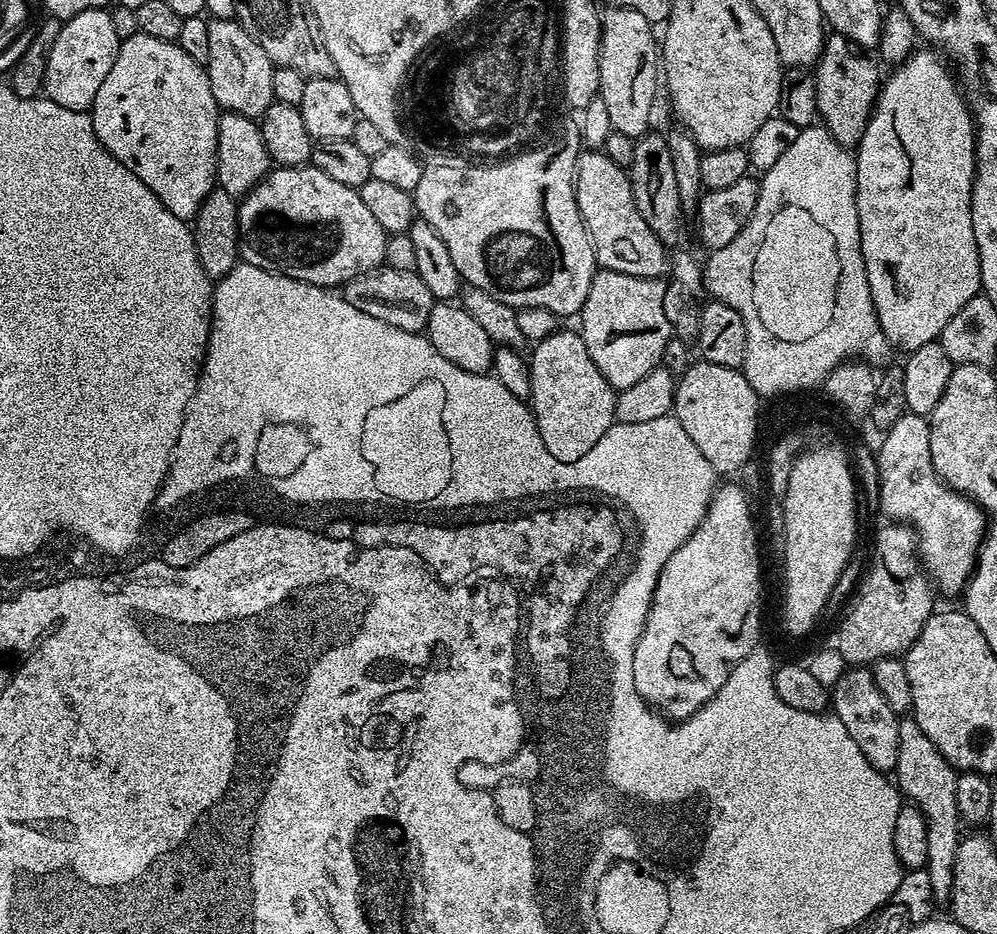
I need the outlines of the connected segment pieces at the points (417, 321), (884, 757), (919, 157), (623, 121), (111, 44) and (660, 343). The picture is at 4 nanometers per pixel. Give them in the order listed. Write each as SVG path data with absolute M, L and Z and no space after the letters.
M381 266L373 272L364 272L343 285L342 295L350 306L394 326L398 330L423 333L428 327L428 309L433 303L430 290L426 290L426 282L418 278L418 274L406 270L394 270Z
M852 666L844 672L836 680L836 685L830 688L830 708L831 711L842 722L842 726L846 726L846 734L850 734L850 738L854 738L854 742L858 745L858 750L862 750L862 758L866 758L866 762L870 762L870 766L874 766L879 772L888 774L893 771L898 762L898 734L900 733L901 717L890 706L890 702L886 702L886 698L882 698L882 692L874 686L874 678L871 671L864 666Z
M913 51L907 60L893 67L896 69L889 76L887 73L886 79L880 85L880 94L876 97L876 107L872 117L868 120L866 130L854 152L860 249L864 255L870 294L874 302L874 310L878 314L878 322L882 326L882 334L893 349L901 348L901 353L904 354L918 350L918 346L933 343L946 326L946 322L950 322L950 318L954 318L954 314L958 314L958 310L962 310L962 306L966 306L966 302L970 302L970 298L974 298L981 291L978 246L974 242L974 226L970 222L970 198L976 173L976 125L965 93L958 87L957 77L950 71L949 65L935 51L920 51Z
M609 7L600 26L600 90L598 98L606 102L613 132L639 138L649 131L652 103L656 100L658 80L658 36L652 33L653 21L638 10Z
M95 8L61 23L60 33L58 38L54 38L54 46L46 62L42 92L47 99L58 106L66 106L66 110L88 112L91 109L94 94L98 94L106 74L110 74L110 66L114 66L118 58L122 39L121 33L116 33L116 24L110 13Z
M614 270L597 271L590 282L590 294L578 313L578 331L586 342L586 350L590 350L590 358L594 358L594 366L602 370L602 378L606 378L612 388L619 390L634 386L638 378L646 378L646 374L661 363L666 342L674 335L663 309L665 285L660 278L647 280L630 274L618 274Z

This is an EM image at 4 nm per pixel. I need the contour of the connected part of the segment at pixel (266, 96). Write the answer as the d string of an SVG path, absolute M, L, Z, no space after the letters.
M236 18L209 19L208 46L209 60L206 65L206 71L208 73L208 81L210 82L210 90L216 99L216 107L225 112L242 114L246 118L259 121L261 117L266 114L267 108L274 103L272 98L274 94L272 85L274 65L268 54L266 54L262 46L250 36L249 32L243 28Z

